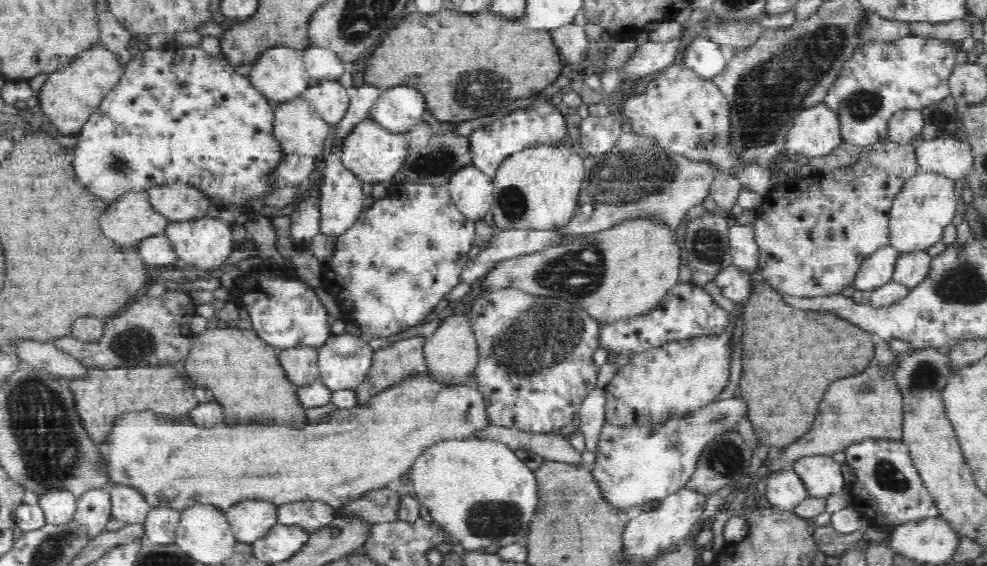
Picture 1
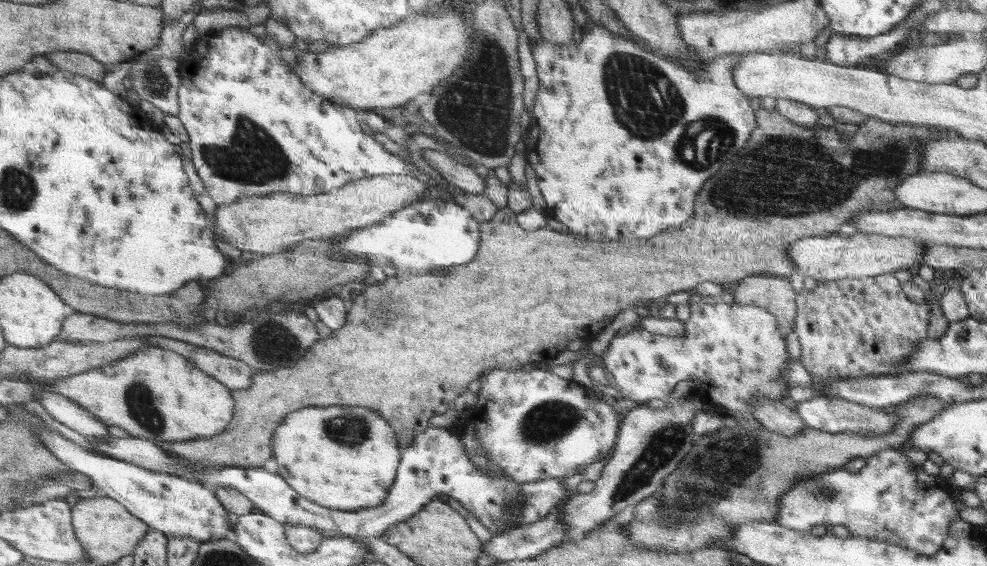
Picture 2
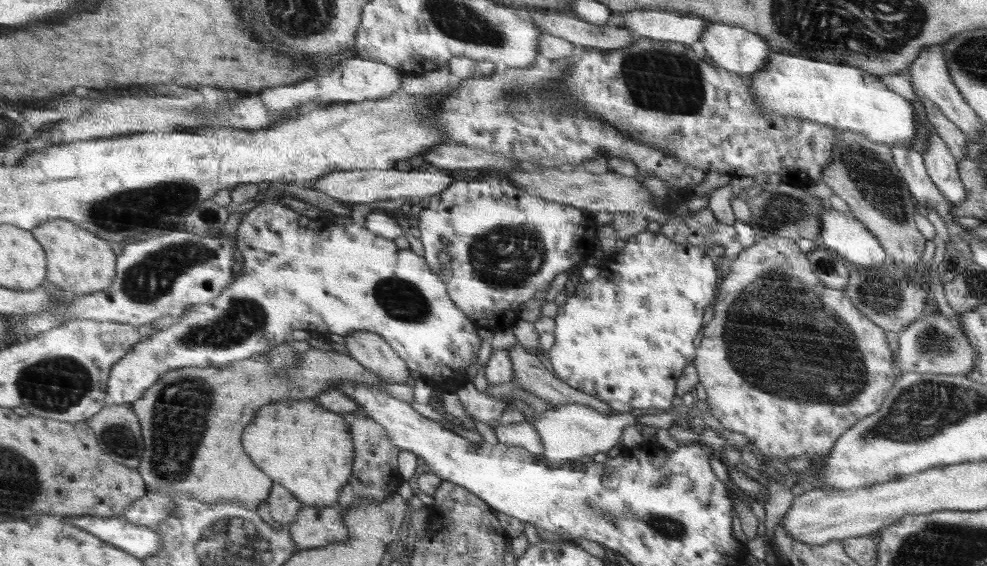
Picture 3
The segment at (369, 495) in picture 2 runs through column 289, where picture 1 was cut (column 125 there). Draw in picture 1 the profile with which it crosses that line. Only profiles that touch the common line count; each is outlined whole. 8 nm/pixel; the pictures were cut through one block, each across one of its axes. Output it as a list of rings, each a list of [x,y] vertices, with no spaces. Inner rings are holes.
[[[429,372],[422,376],[414,376],[413,378],[402,380],[400,384],[394,384],[393,387],[386,388],[385,391],[379,392],[373,396],[367,403],[353,406],[349,409],[337,408],[331,412],[326,420],[318,423],[308,423],[304,428],[296,430],[289,426],[280,426],[280,424],[265,425],[258,421],[248,421],[244,424],[236,424],[236,426],[226,426],[224,422],[212,425],[212,428],[202,428],[192,424],[189,419],[168,419],[164,416],[156,415],[153,412],[132,412],[130,416],[121,416],[118,419],[118,428],[114,428],[114,436],[110,436],[110,444],[106,444],[109,452],[106,454],[106,460],[110,460],[108,464],[109,480],[113,486],[132,486],[136,488],[145,497],[146,502],[151,507],[170,507],[176,511],[182,512],[190,504],[211,504],[217,505],[219,509],[226,512],[233,504],[238,501],[256,499],[273,501],[278,506],[305,500],[326,501],[334,509],[340,511],[344,504],[352,502],[358,498],[362,498],[366,492],[378,490],[378,488],[388,488],[389,483],[401,478],[409,473],[414,465],[414,460],[430,446],[442,442],[442,440],[465,439],[474,436],[477,430],[485,429],[489,424],[487,419],[486,405],[483,402],[482,393],[479,391],[478,385],[474,378],[470,378],[468,382],[461,386],[450,387],[444,386],[438,380],[431,378]]]

